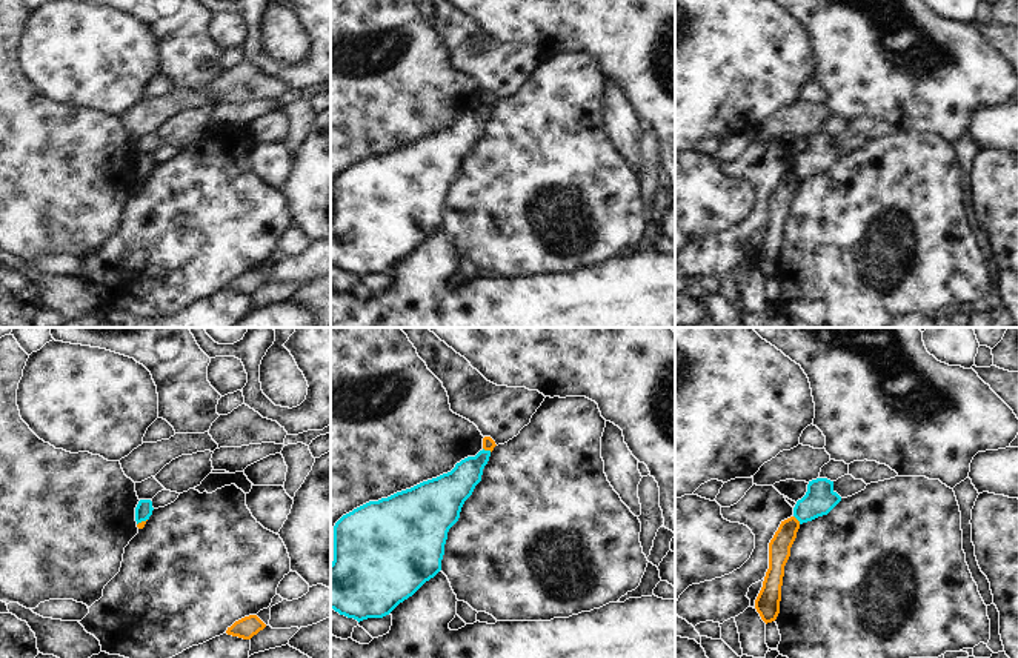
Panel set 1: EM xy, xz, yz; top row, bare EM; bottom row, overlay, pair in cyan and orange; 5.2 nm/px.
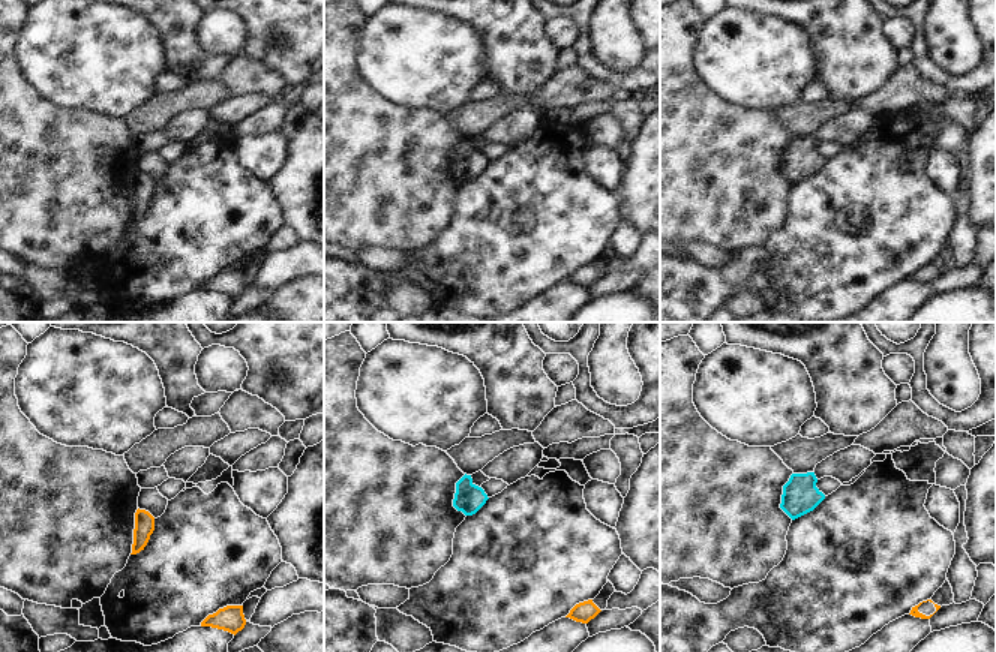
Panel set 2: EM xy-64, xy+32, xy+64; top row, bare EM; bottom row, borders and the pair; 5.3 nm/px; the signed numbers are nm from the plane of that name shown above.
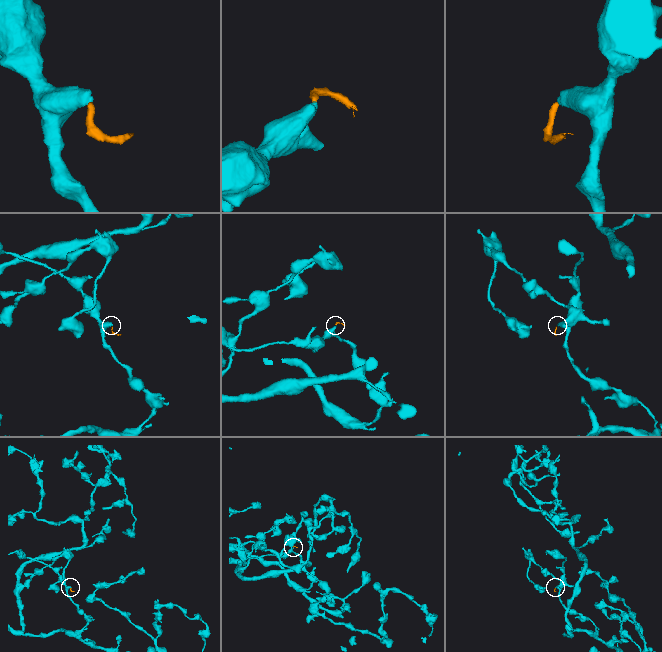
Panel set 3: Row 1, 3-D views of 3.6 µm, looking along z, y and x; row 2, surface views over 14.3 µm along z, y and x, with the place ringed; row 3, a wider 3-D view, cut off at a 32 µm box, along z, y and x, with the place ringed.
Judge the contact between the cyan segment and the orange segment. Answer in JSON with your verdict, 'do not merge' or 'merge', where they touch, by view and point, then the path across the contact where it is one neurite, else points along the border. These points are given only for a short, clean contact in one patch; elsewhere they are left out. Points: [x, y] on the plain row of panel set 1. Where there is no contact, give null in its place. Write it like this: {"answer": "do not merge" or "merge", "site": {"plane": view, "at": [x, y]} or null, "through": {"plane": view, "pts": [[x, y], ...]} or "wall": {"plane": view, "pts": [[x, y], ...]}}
{"answer": "do not merge", "site": {"plane": "xz", "at": [488, 106]}, "wall": {"plane": "xz", "pts": [[483, 103], [491, 106]]}}

